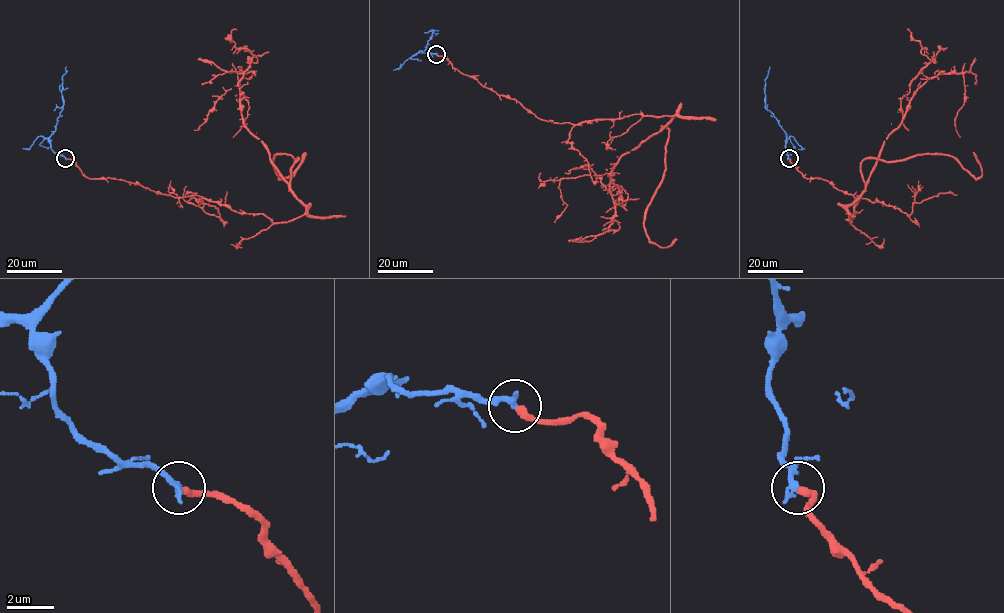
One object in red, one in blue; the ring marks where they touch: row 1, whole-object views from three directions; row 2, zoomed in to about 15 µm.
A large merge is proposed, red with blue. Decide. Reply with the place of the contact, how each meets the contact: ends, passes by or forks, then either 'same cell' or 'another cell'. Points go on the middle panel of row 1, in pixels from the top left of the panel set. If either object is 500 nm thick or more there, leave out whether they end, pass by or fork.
place (436, 54); red ends; blue ends; same cell

